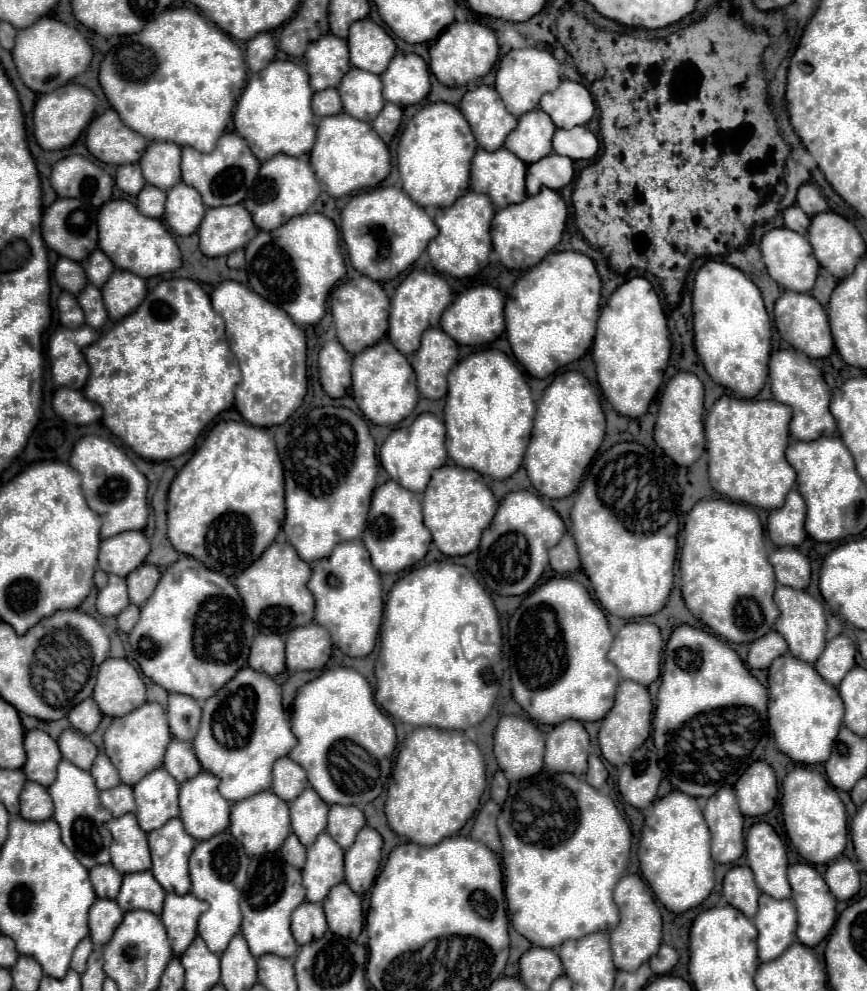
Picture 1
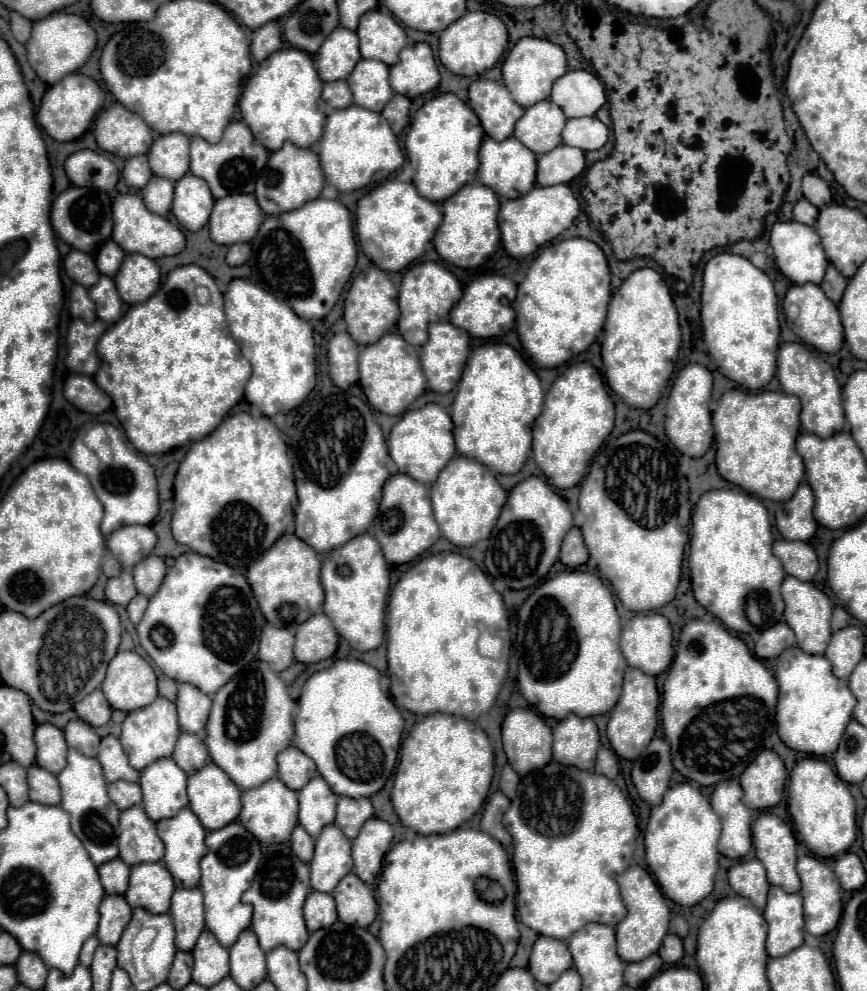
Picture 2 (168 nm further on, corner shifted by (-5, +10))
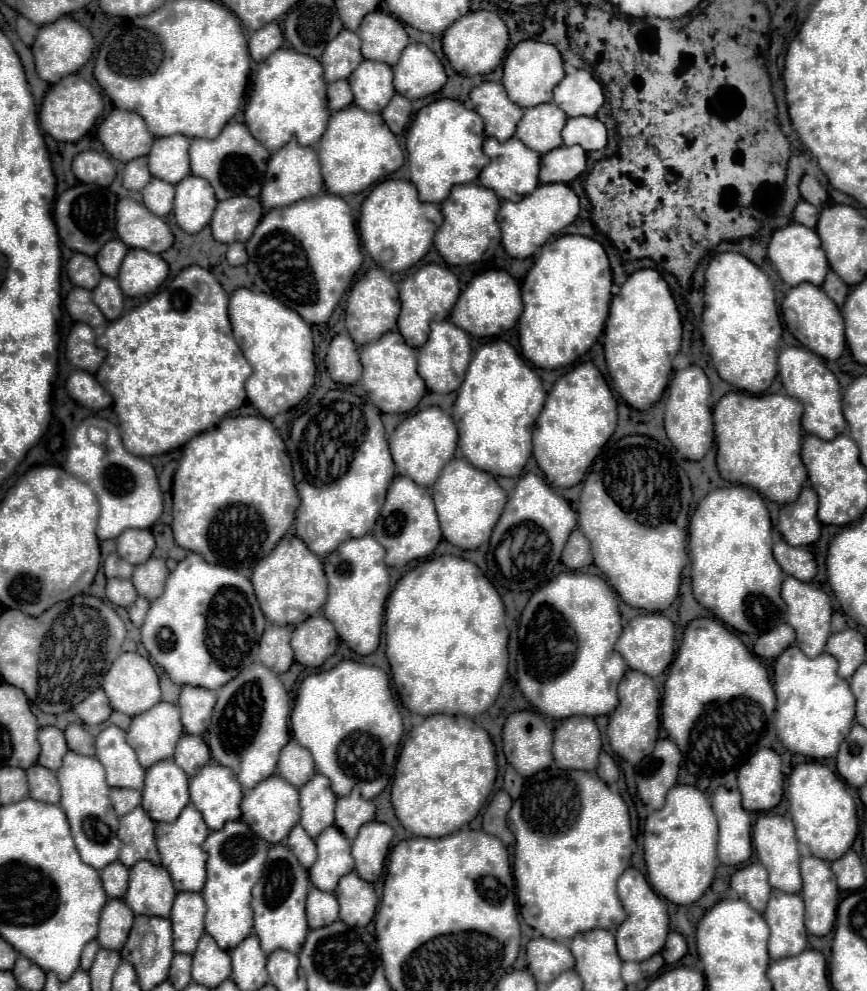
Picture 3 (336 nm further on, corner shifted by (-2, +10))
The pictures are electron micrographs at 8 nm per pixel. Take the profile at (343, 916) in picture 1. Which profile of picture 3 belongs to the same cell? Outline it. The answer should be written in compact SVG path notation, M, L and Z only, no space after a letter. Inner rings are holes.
M354 871L340 879L336 887L336 899L340 903L340 919L346 925L366 927L372 921L378 897L372 885L360 879Z

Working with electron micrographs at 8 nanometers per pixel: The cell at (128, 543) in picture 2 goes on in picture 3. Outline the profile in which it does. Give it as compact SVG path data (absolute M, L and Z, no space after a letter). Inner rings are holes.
M126 529L116 539L116 553L132 565L144 563L154 551L154 537L148 529Z

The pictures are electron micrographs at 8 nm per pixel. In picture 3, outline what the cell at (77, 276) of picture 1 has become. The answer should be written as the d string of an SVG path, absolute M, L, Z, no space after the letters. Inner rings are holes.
M74 253L70 257L66 263L66 273L74 285L84 289L94 289L102 277L96 261L84 253Z

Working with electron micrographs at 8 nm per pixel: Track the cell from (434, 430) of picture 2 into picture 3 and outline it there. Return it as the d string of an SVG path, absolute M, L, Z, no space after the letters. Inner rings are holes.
M426 407L408 415L390 435L390 453L400 475L410 477L422 487L430 487L440 475L442 467L454 457L458 443L458 431L452 421L440 407Z

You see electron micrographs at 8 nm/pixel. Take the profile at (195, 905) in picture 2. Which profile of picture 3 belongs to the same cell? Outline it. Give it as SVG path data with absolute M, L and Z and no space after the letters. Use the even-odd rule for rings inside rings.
M178 893L170 921L174 925L174 951L194 953L204 933L206 905L200 893Z

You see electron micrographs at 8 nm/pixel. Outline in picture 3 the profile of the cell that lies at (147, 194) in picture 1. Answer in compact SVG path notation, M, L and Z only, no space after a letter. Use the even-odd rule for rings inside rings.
M152 177L152 181L142 189L142 201L152 213L156 213L158 217L166 217L172 209L172 189L172 183Z

